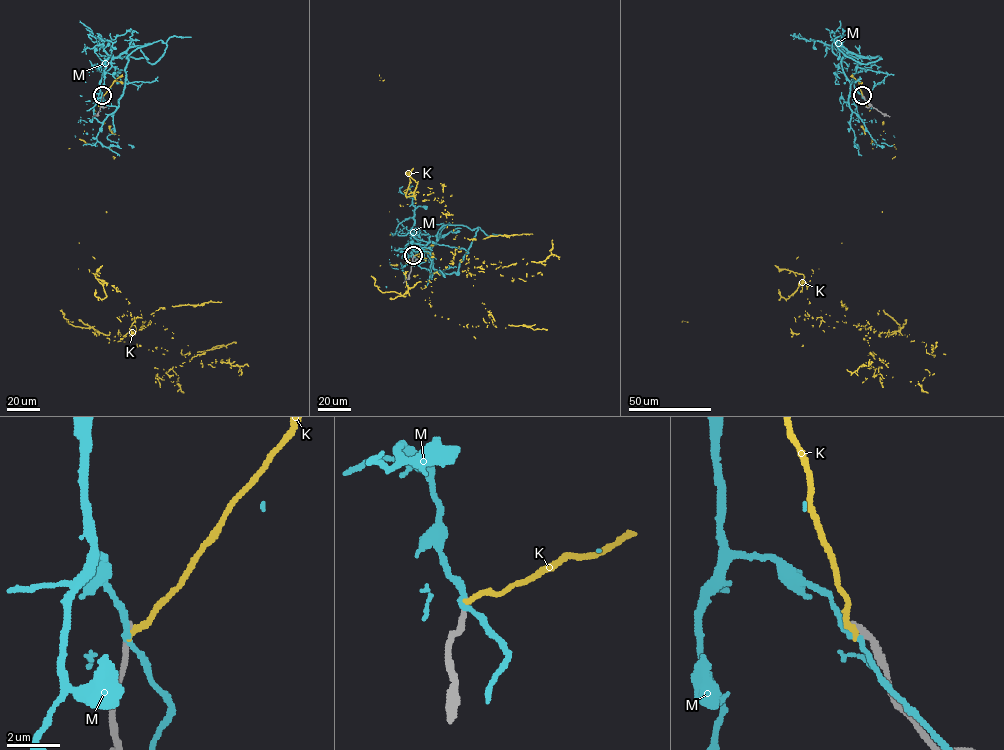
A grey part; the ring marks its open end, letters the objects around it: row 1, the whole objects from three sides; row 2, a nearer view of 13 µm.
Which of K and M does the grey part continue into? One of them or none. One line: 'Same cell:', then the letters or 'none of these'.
Same cell: none of these

